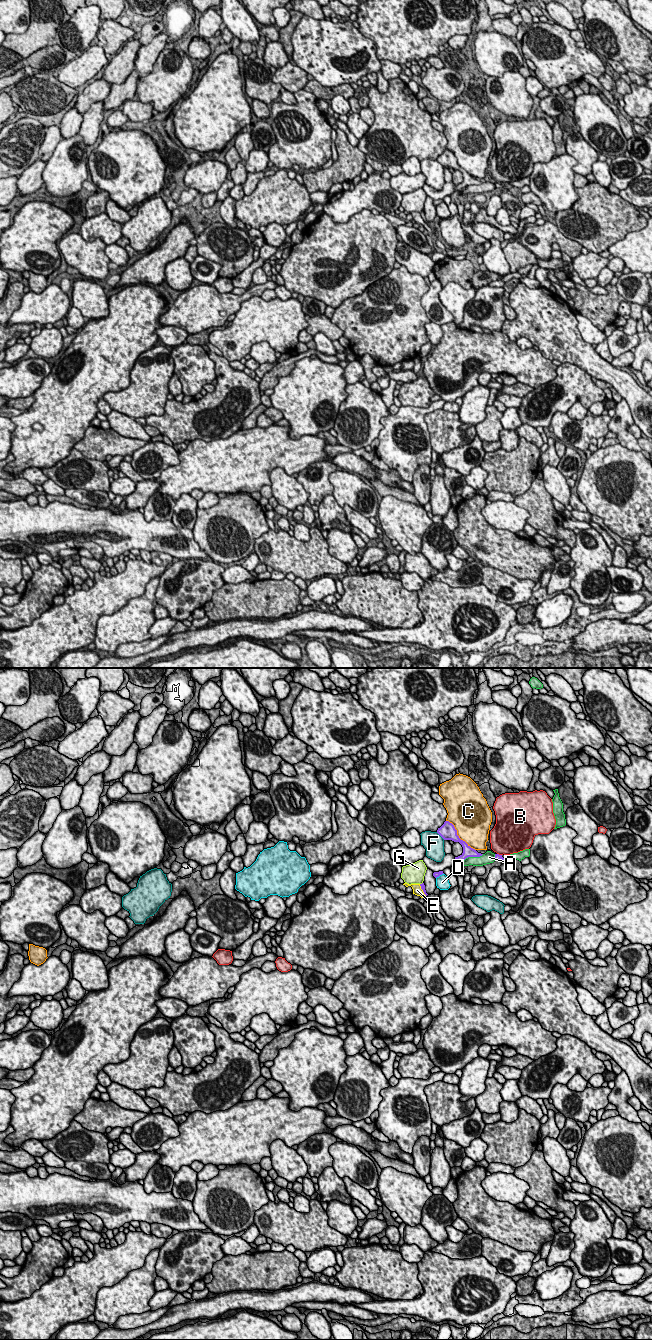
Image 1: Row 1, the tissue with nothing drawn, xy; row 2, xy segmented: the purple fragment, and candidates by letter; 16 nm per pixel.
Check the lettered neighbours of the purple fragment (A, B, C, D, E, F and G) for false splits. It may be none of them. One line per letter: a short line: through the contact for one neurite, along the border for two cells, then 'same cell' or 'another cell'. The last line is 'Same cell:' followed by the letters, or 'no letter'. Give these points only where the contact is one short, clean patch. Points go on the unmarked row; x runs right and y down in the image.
A: another cell
B: another cell
C: another cell
D: line xy (443, 201), (436, 206); another cell
E: line xy (419, 212), (426, 223); another cell
F: another cell
G: another cell
Same cell: no letter

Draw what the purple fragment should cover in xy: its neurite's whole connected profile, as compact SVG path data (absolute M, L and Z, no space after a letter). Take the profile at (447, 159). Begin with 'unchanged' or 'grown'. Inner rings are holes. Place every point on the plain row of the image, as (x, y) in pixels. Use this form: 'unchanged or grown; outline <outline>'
unchanged; outline M445 149L444 152L438 156L437 161L444 168L452 168L454 170L459 170L462 173L463 181L460 184L455 185L455 192L465 188L468 185L480 185L483 183L478 181L475 177L471 176L465 169L461 168L457 163L457 158L455 157L454 153L449 149Z

